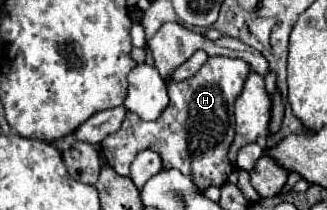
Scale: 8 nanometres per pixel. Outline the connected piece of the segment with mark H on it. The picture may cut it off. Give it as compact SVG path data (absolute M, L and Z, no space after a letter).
M212 56L192 78L182 82L170 80L170 104L158 120L144 122L134 112L128 112L120 130L102 140L102 152L110 166L120 176L130 176L130 164L136 154L150 148L162 158L162 170L176 168L182 174L190 174L198 190L222 186L232 172L228 148L234 140L234 100L242 92L248 72L250 66L238 58Z

